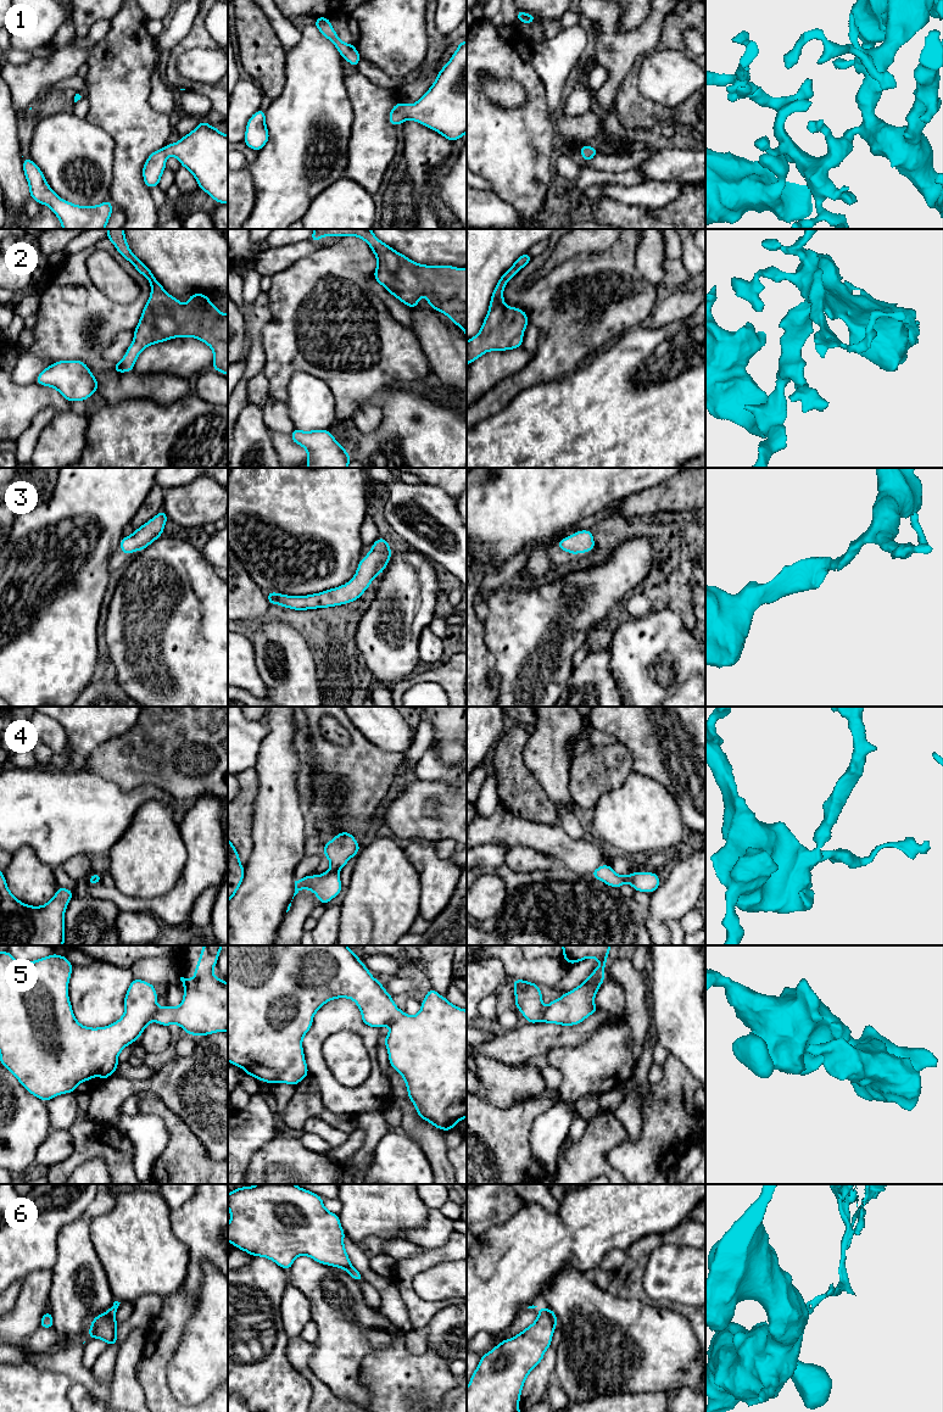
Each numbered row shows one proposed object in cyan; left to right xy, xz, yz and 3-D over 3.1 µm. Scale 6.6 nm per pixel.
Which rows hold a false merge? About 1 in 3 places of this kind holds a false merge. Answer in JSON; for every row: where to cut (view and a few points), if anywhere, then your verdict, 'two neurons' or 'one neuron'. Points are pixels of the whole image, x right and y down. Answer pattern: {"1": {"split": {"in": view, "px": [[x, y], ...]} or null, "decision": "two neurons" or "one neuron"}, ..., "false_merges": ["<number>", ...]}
{"1": {"split": null, "decision": "one neuron"}, "2": {"split": null, "decision": "one neuron"}, "3": {"split": null, "decision": "one neuron"}, "4": {"split": null, "decision": "one neuron"}, "5": {"split": null, "decision": "one neuron"}, "6": {"split": {"in": "xy", "px": [[106, 1312], [115, 1321]]}, "decision": "two neurons"}, "false_merges": ["6"]}

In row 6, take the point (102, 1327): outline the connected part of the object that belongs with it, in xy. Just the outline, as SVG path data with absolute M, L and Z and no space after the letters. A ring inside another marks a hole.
M107 1312L96 1316L89 1328L88 1339L96 1338L107 1343L108 1346L117 1343L117 1322Z

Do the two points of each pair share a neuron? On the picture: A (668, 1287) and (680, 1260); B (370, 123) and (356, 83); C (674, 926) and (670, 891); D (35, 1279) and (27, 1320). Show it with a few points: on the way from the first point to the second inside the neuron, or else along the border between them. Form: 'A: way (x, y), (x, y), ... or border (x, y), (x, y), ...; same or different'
A: way (668, 1281), (680, 1266); same
B: way (370, 113), (370, 102), (362, 93); same
C: border (679, 919), (667, 921), (669, 932); different
D: way (35, 1289), (34, 1300), (28, 1310); same

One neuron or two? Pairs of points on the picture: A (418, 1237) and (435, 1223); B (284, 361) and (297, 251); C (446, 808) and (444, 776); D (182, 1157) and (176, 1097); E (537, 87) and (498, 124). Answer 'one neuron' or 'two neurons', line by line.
A: one neuron
B: two neurons
C: two neurons
D: two neurons
E: one neuron

